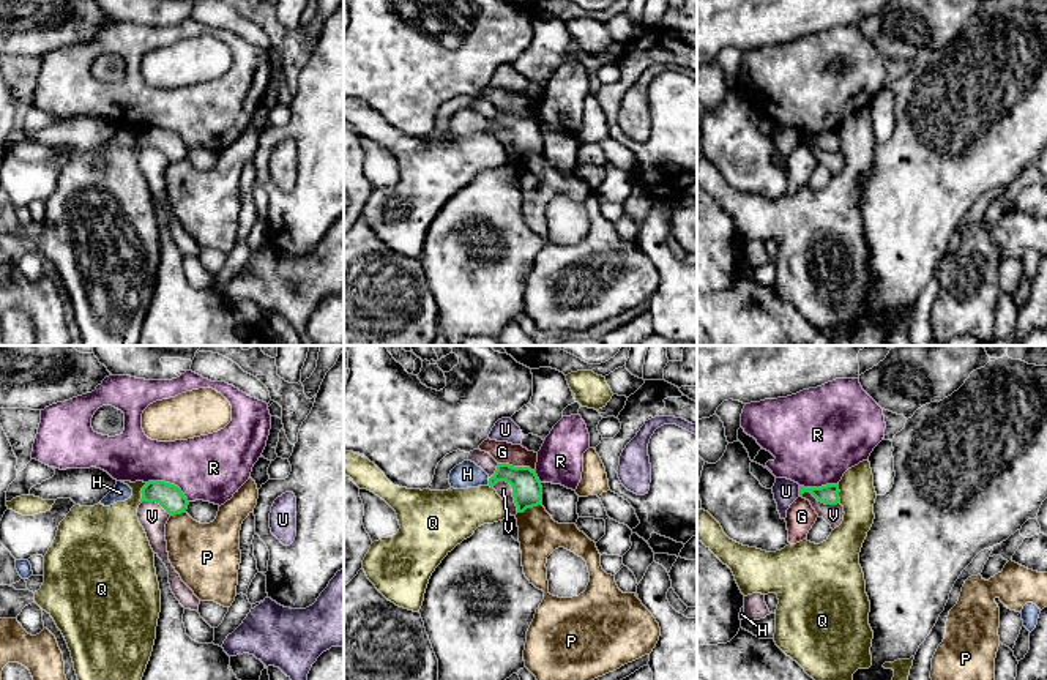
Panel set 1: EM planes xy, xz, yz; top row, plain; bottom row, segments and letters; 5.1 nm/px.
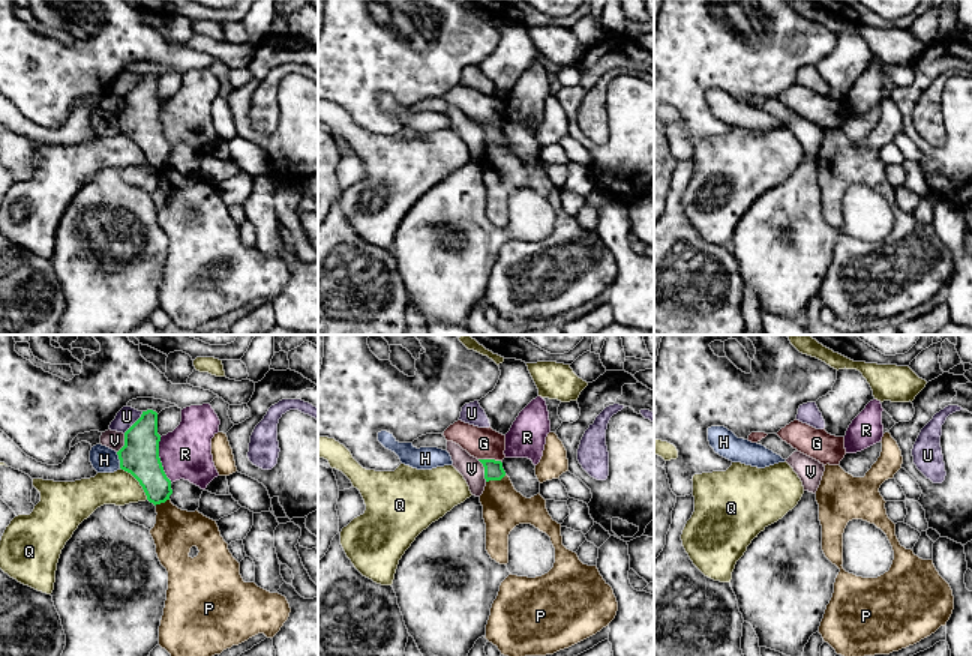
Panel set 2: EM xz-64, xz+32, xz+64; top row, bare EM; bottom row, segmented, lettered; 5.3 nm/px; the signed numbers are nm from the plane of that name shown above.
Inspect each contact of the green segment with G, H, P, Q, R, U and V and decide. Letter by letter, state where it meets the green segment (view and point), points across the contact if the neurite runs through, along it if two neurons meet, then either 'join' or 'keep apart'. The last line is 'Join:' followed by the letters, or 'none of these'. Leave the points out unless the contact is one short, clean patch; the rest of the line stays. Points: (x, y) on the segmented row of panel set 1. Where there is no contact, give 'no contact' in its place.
G: xz (516, 467) | along xz (499, 463), (530, 467), (533, 470) | keep apart
H: xz (489, 481) | keep apart
P: xz (529, 507) | keep apart
Q: xy (141, 491) | keep apart
R: xy (169, 483) | keep apart
U: yz (800, 491) | along yz (798, 486), (800, 494) | keep apart
V: xz (513, 489) | along xz (492, 485), (499, 481), (510, 485), (517, 511) | keep apart
Join: none of these

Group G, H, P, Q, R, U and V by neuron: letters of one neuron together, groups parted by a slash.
G / H / P / Q / R / U / V

